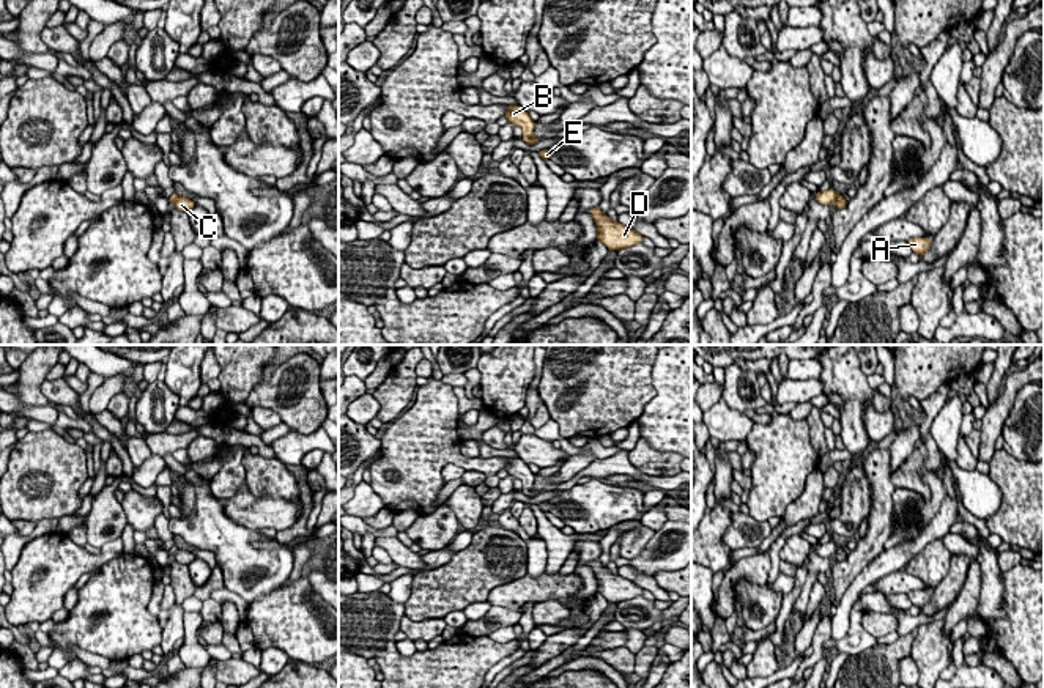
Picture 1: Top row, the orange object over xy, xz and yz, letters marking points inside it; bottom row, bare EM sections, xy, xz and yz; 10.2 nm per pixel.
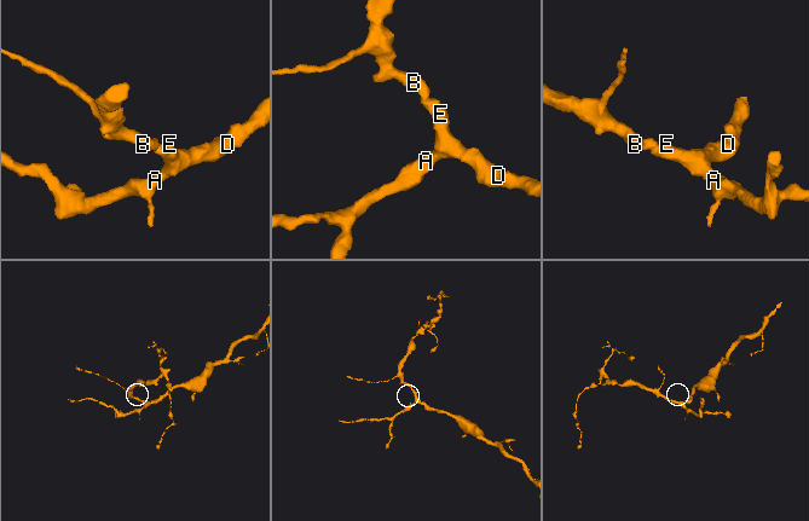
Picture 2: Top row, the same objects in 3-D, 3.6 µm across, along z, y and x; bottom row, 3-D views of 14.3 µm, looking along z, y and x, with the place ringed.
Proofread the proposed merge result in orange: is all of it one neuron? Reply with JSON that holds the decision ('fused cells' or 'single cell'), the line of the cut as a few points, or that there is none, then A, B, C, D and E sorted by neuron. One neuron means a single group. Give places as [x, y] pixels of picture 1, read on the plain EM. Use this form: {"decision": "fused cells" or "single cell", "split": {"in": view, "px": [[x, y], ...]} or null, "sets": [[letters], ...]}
{"decision": "single cell", "split": null, "sets": [["A", "B", "C", "D", "E"]]}

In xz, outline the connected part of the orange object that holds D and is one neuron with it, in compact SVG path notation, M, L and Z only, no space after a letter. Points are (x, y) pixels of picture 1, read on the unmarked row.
M600 559L592 560L590 568L597 578L597 592L608 600L608 603L620 603L642 595L642 587L620 575L611 573Z

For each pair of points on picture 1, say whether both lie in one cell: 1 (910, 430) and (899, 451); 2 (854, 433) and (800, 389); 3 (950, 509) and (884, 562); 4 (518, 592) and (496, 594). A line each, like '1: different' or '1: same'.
1: same
2: different
3: same
4: same

